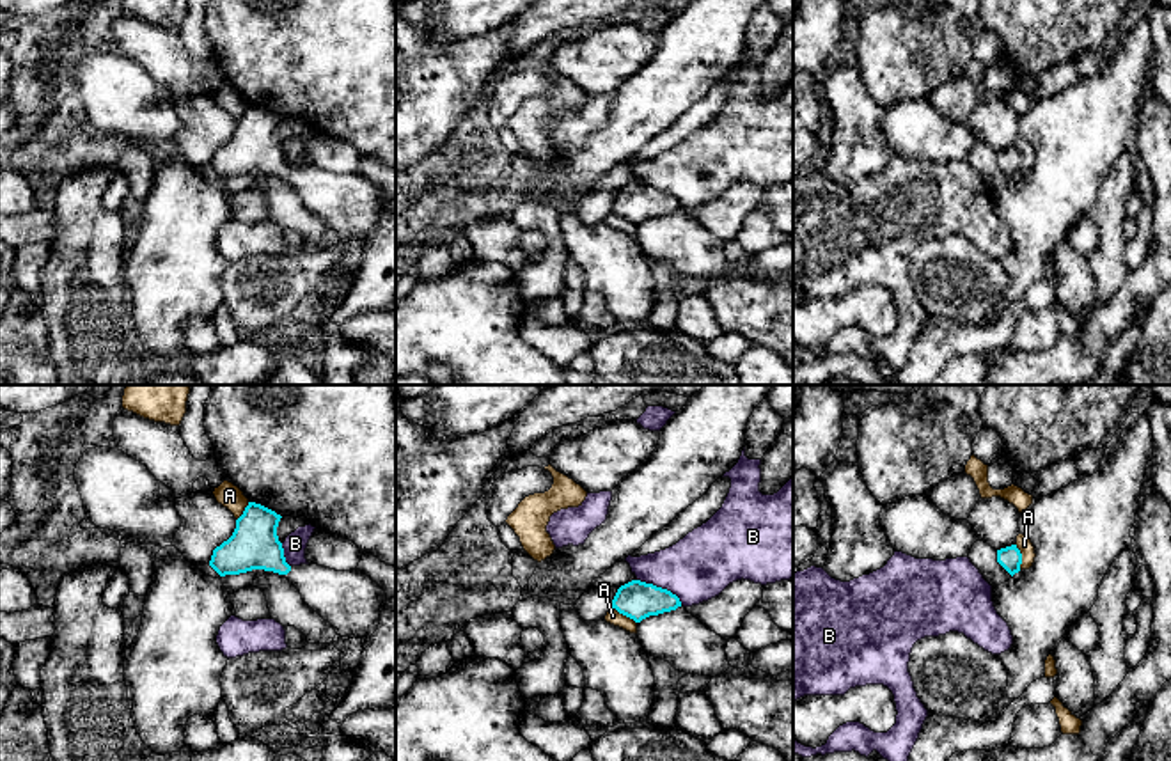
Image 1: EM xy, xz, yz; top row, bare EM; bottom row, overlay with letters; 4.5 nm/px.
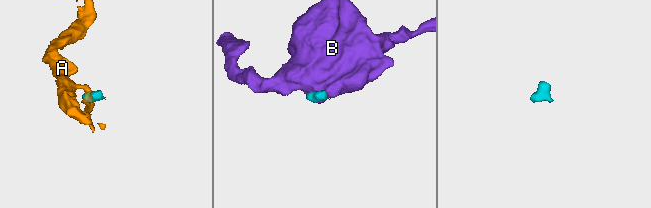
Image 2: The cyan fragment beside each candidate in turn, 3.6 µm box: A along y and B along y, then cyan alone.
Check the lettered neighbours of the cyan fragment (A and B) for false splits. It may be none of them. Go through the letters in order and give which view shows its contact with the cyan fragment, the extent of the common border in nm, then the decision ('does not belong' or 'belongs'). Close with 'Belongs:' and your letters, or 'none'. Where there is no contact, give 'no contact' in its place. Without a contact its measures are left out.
A: meets cyan in yz; contact 120 nm long; does not belong
B: meets cyan in xz; contact 240 nm long; does not belong
Belongs: none

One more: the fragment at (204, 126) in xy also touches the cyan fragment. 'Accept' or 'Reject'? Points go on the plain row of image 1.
Reject

